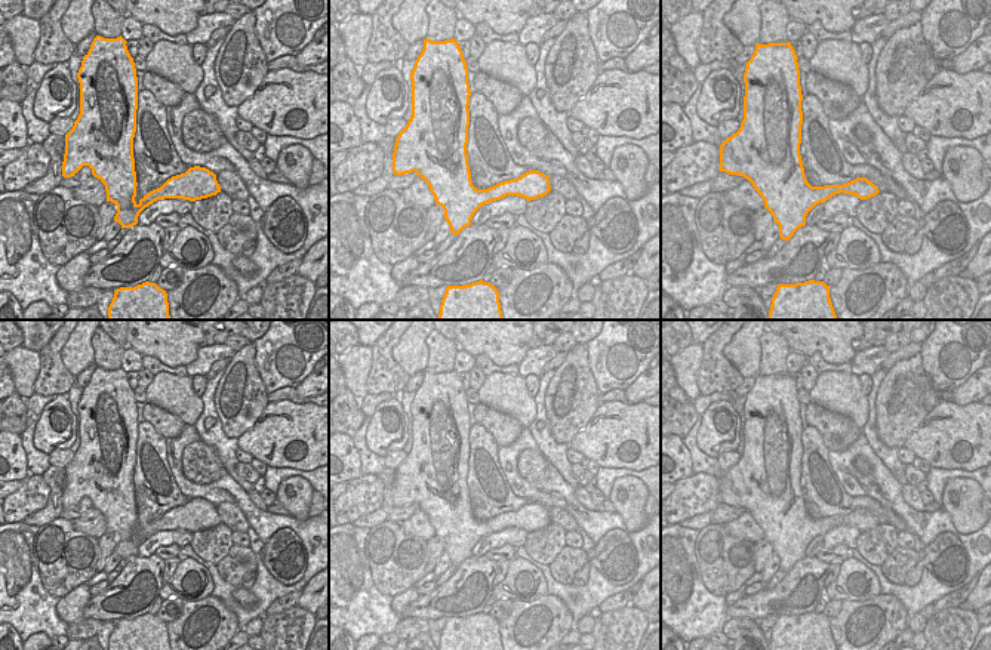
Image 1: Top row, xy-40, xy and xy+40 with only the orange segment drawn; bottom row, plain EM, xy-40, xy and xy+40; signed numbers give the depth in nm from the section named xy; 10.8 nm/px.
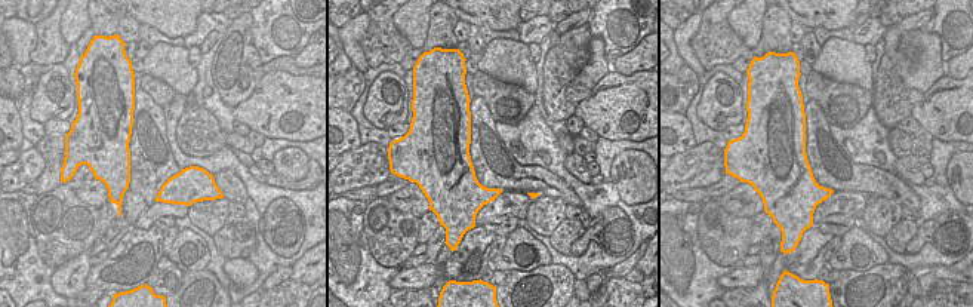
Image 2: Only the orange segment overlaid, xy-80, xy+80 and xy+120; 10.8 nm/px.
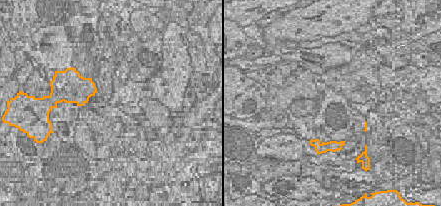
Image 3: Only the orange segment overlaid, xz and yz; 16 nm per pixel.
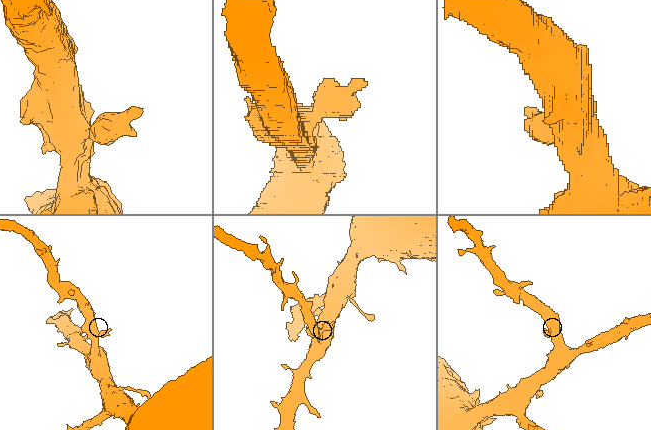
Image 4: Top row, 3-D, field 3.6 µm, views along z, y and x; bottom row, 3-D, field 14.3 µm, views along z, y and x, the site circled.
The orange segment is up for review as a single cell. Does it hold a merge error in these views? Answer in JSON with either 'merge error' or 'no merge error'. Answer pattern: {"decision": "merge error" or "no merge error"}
{"decision": "no merge error"}

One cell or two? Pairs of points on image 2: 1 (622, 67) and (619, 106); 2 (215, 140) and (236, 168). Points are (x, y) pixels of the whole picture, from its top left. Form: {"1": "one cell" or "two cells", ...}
{"1": "two cells", "2": "two cells"}

